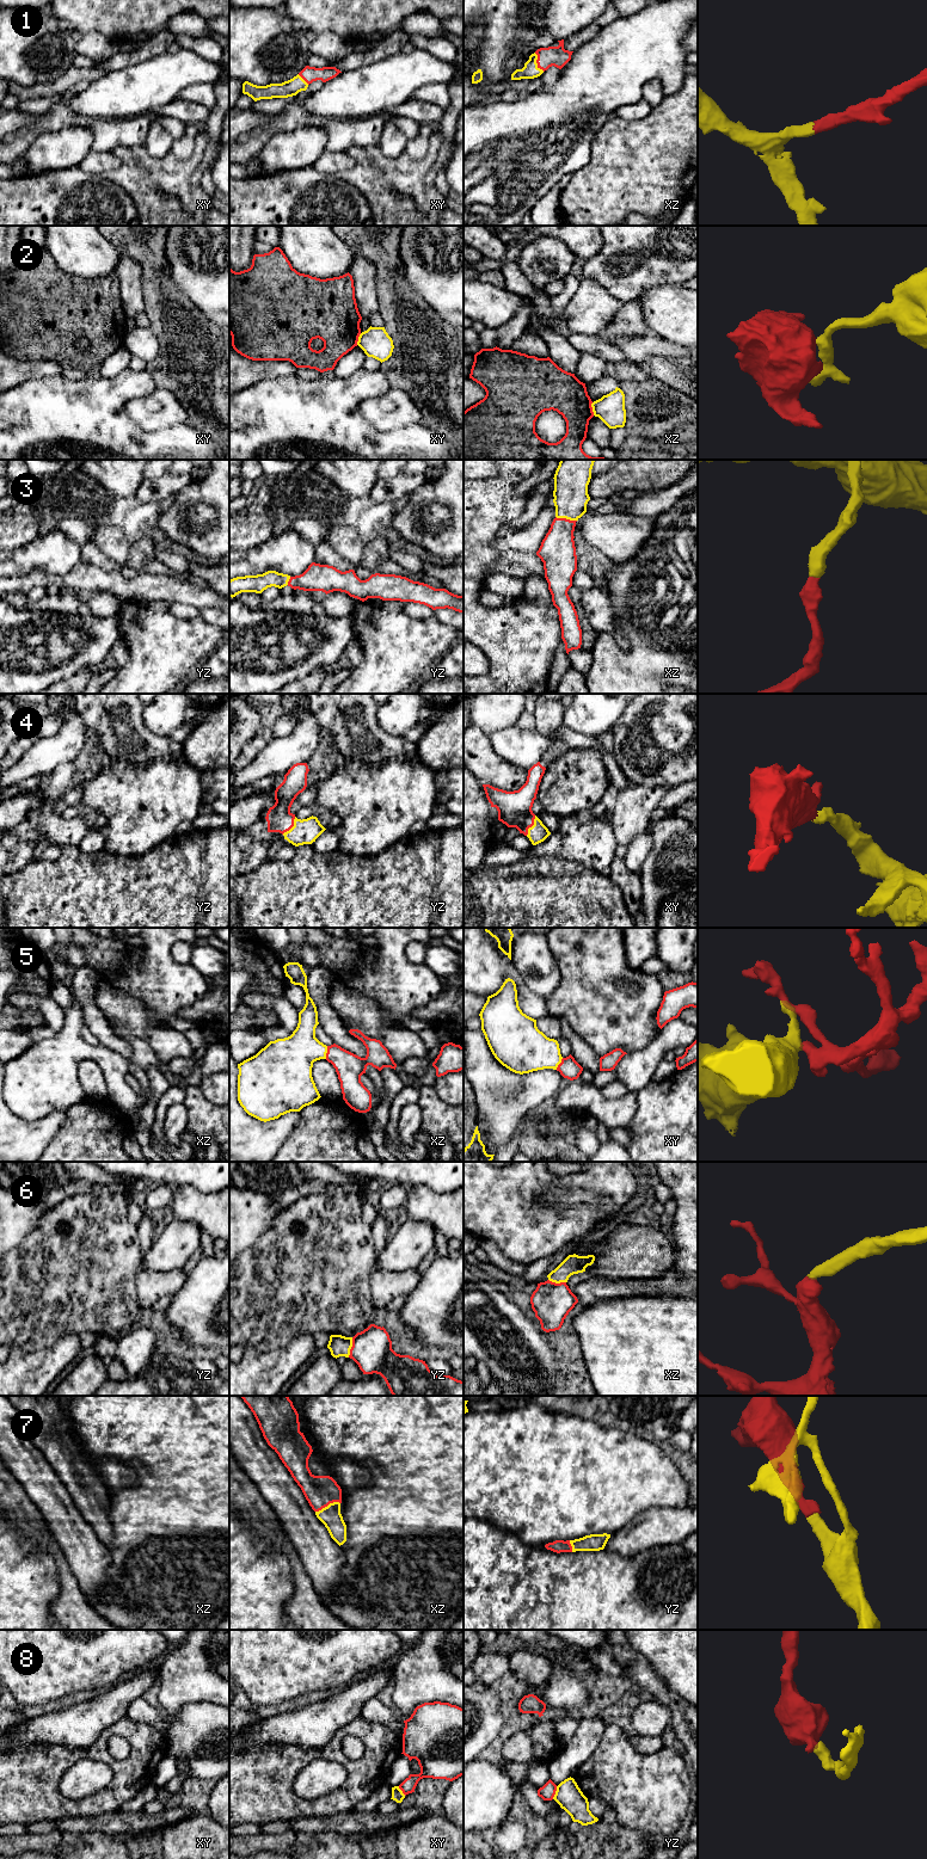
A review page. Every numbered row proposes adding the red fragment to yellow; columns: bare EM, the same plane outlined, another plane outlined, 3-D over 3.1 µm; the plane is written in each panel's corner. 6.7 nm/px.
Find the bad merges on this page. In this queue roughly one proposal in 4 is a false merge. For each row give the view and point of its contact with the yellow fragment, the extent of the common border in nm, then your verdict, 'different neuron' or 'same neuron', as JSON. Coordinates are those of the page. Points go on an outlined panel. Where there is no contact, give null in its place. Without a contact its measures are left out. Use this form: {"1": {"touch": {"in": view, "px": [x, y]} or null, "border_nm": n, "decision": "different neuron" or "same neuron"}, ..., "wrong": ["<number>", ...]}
{"1": {"touch": {"in": "xz", "px": [535, 62]}, "border_nm": 140, "decision": "same neuron"}, "2": {"touch": {"in": "xz", "px": [593, 408]}, "border_nm": 90, "decision": "different neuron"}, "3": {"touch": {"in": "xz", "px": [566, 518]}, "border_nm": 150, "decision": "same neuron"}, "4": {"touch": {"in": "xy", "px": [533, 825]}, "border_nm": 150, "decision": "same neuron"}, "5": {"touch": {"in": "xz", "px": [326, 1052]}, "border_nm": 90, "decision": "same neuron"}, "6": {"touch": {"in": "yz", "px": [350, 1347]}, "border_nm": 140, "decision": "same neuron"}, "7": {"touch": {"in": "xz", "px": [329, 1504]}, "border_nm": 180, "decision": "same neuron"}, "8": {"touch": {"in": "yz", "px": [556, 1792]}, "border_nm": 90, "decision": "different neuron"}, "wrong": ["2", "8"]}

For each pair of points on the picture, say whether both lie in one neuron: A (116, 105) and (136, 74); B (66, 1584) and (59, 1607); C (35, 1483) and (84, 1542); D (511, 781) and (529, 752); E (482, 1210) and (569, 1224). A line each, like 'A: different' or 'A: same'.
A: same
B: same
C: same
D: different
E: same

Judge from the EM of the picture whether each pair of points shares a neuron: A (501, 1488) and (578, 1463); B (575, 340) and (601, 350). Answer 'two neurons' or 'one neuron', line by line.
A: one neuron
B: one neuron

